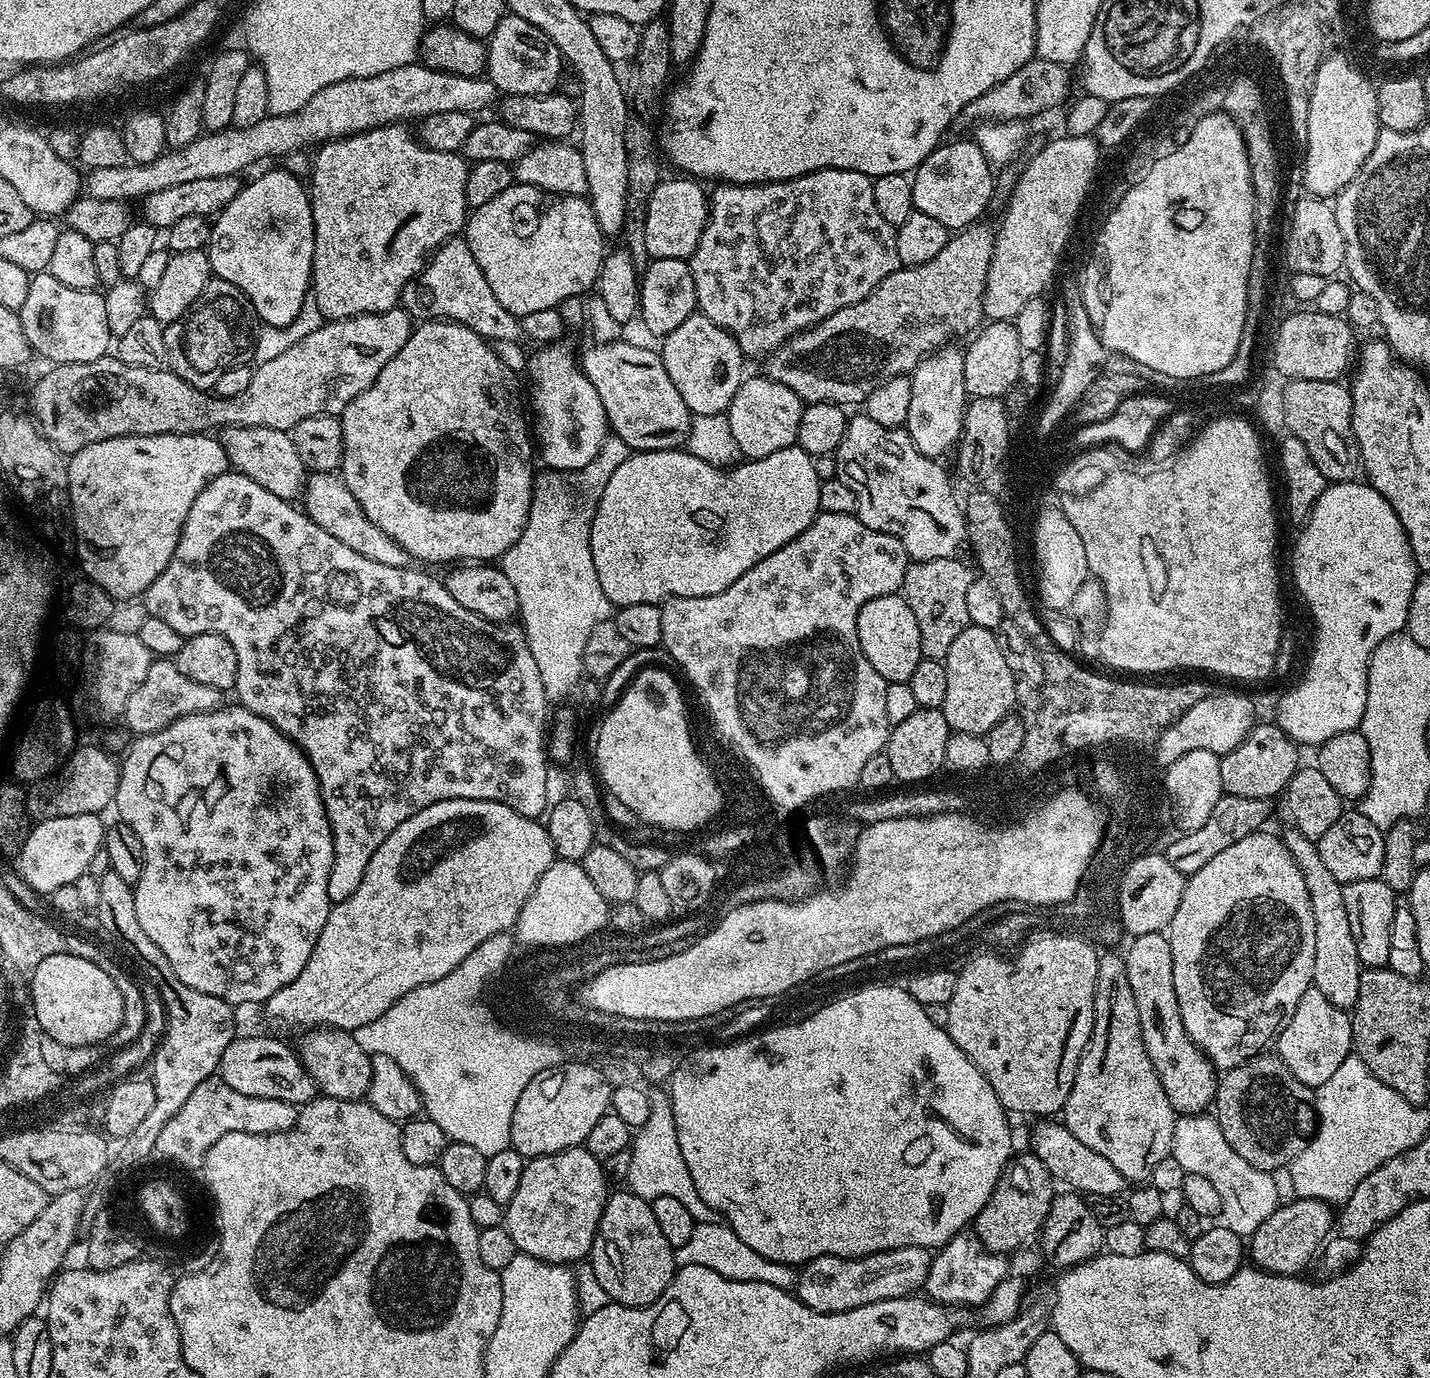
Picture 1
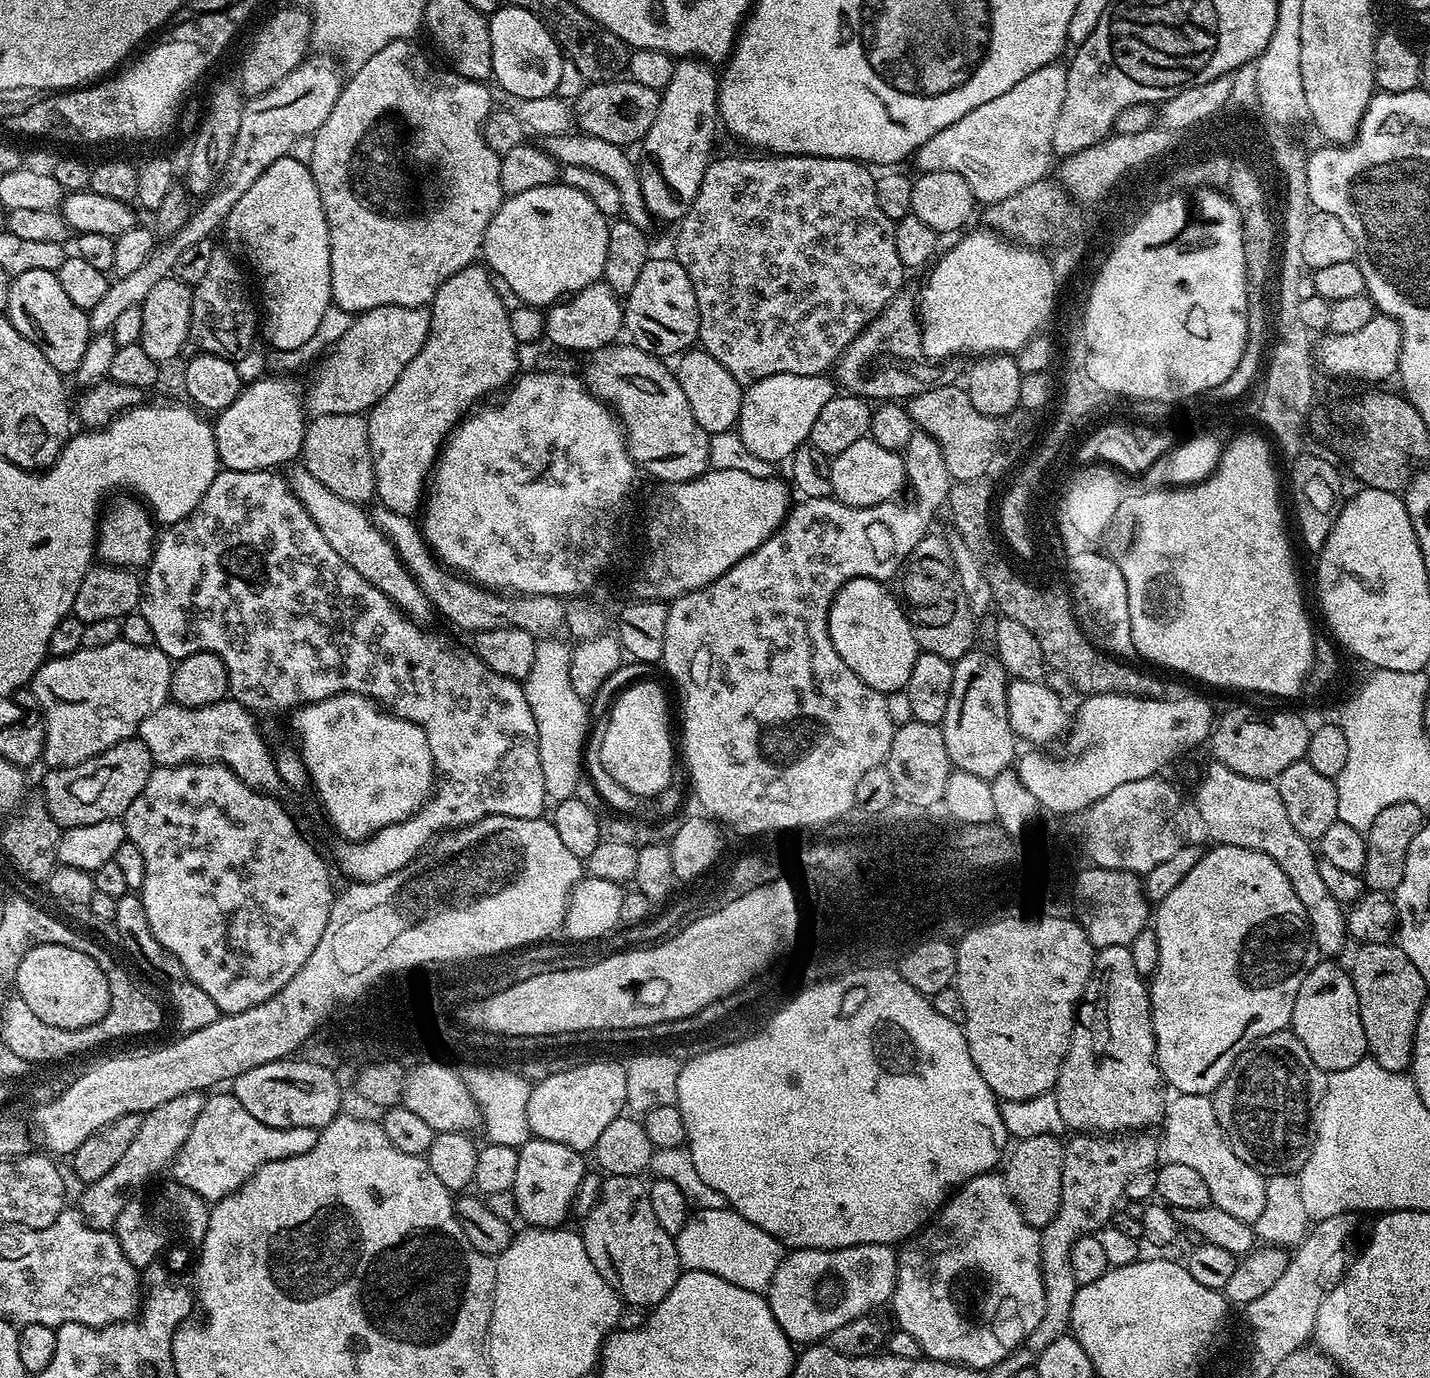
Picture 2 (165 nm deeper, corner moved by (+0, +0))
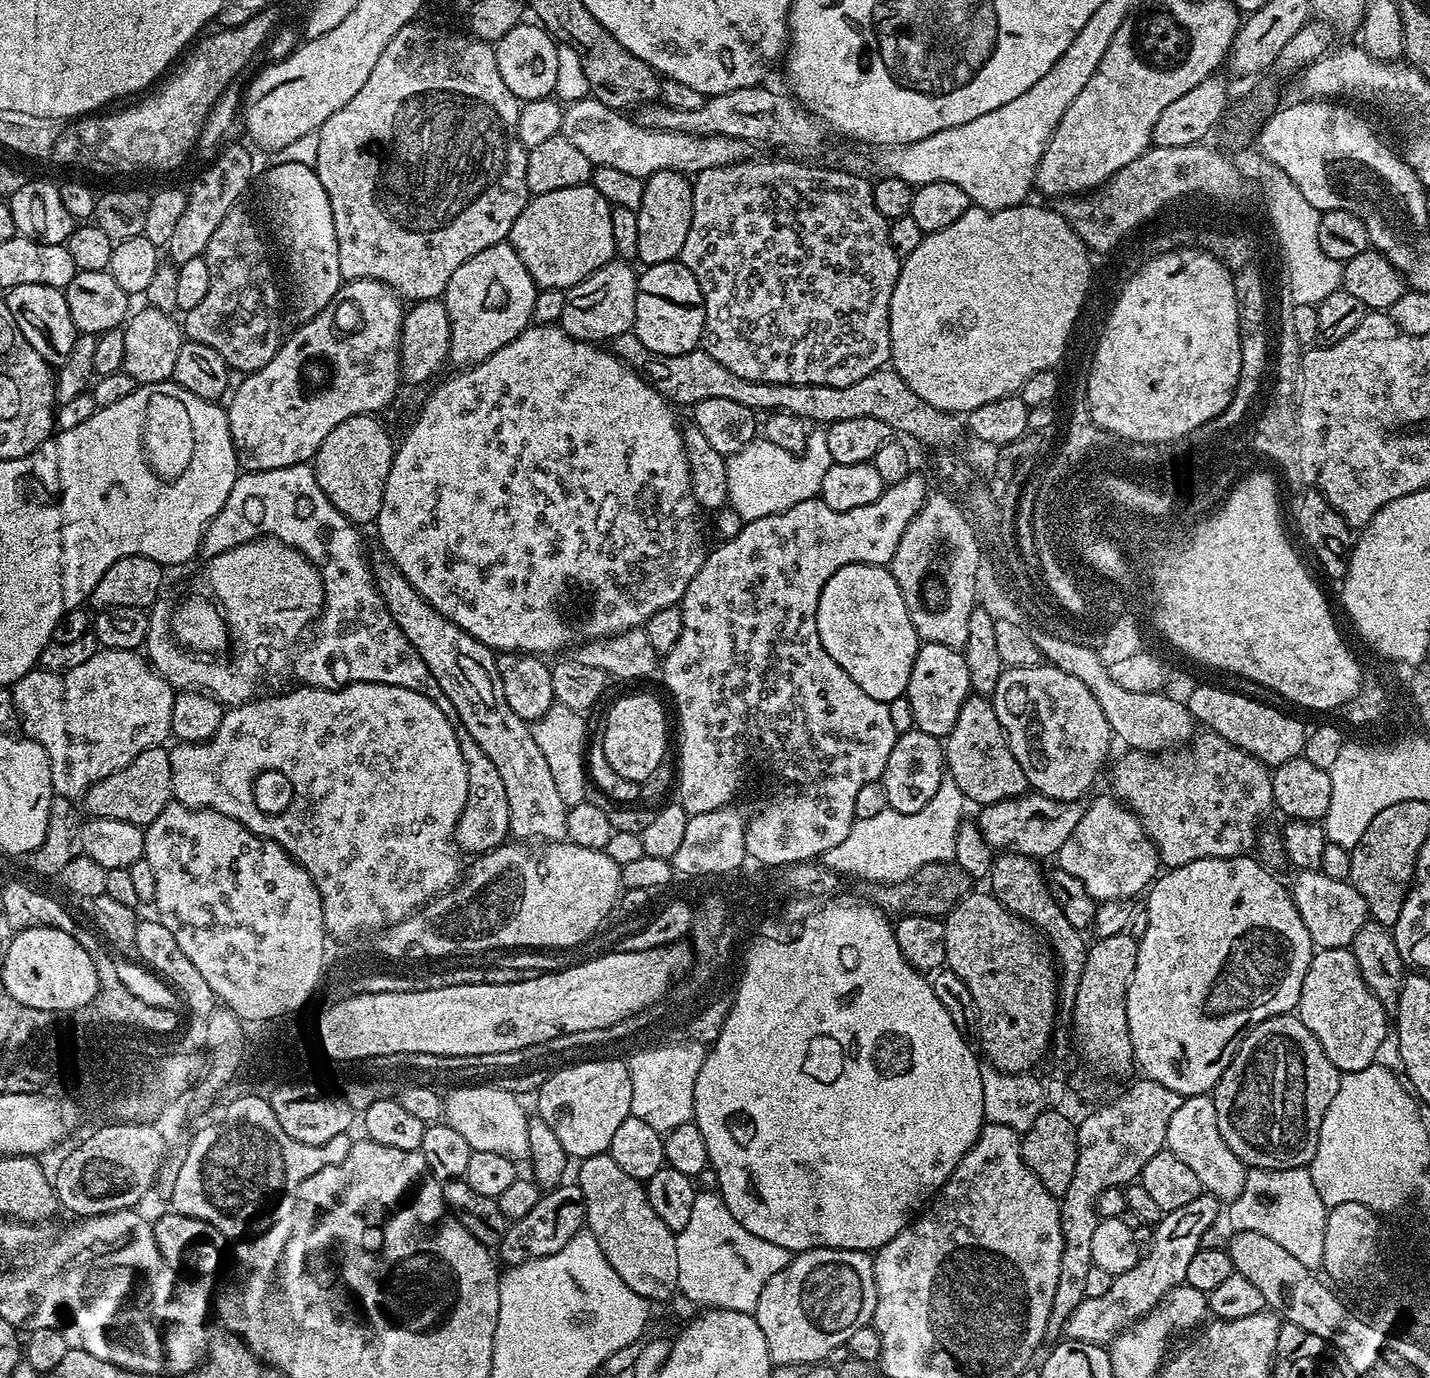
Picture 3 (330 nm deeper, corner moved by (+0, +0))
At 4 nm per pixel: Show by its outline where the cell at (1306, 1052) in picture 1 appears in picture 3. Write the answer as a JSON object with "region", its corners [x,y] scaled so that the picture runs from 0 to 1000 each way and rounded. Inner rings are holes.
{"region":[[[945,687],[924,688],[920,692],[913,704],[913,710],[910,713],[910,721],[908,729],[909,740],[922,753],[924,762],[927,762],[927,768],[937,779],[955,776],[955,774],[963,771],[965,760],[968,754],[972,752],[972,737],[966,727],[964,727],[962,721],[957,718],[952,707],[950,704],[950,698],[947,695]]]}

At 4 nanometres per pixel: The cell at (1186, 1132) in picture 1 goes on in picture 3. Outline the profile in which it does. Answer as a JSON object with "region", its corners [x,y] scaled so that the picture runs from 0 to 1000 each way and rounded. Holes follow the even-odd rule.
{"region":[[[847,795],[826,798],[824,806],[821,806],[821,811],[818,811],[815,826],[816,835],[824,837],[824,840],[827,840],[827,843],[829,843],[832,849],[835,849],[840,863],[844,867],[850,868],[854,872],[861,872],[864,868],[869,866],[873,851],[870,844],[863,837],[863,835],[857,832],[857,826],[855,826],[852,821],[852,808],[849,808]]]}

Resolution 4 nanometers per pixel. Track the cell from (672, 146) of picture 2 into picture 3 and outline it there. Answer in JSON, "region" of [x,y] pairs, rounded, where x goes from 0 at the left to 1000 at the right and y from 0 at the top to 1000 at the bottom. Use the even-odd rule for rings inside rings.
{"region":[[[459,125],[450,131],[449,149],[444,154],[446,158],[446,184],[448,192],[469,190],[473,188],[480,179],[484,157],[484,131],[477,125]]]}

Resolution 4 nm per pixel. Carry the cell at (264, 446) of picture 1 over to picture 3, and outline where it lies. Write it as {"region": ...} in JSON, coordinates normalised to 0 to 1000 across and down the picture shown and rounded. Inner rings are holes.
{"region":[[[266,405],[262,409],[262,417],[263,427],[273,448],[276,448],[278,457],[281,457],[287,469],[290,469],[295,480],[298,480],[309,504],[315,507],[321,528],[325,528],[329,536],[337,541],[337,547],[348,556],[351,570],[354,570],[354,582],[357,582],[356,604],[364,611],[394,610],[398,586],[387,570],[382,549],[379,548],[379,544],[376,544],[376,538],[373,538],[370,523],[362,521],[362,518],[357,515],[354,504],[351,504],[351,492],[348,492],[347,483],[348,474],[329,463],[329,460],[315,451],[315,448],[306,446],[306,443],[303,443],[303,440],[301,440],[301,437],[296,435],[292,428],[284,422],[273,406]]]}

